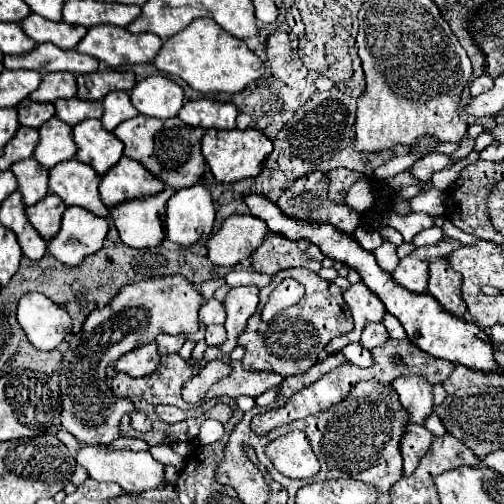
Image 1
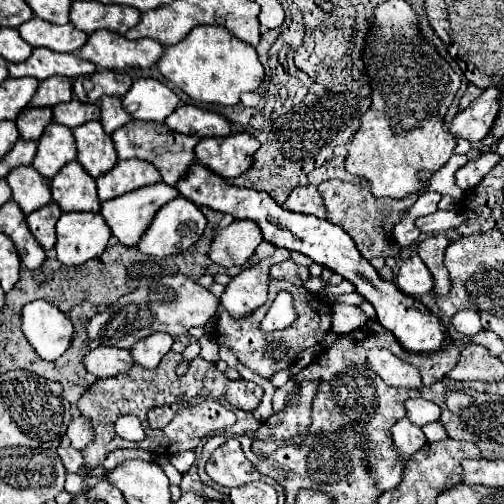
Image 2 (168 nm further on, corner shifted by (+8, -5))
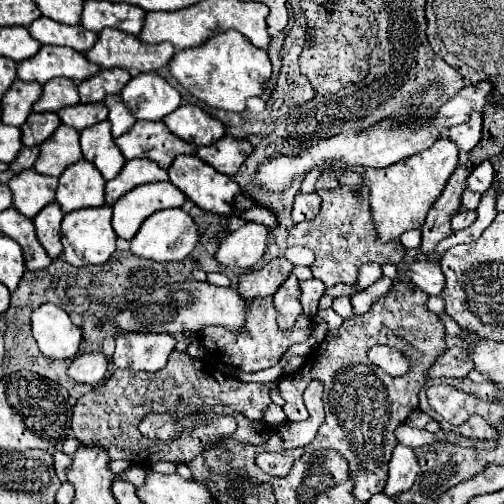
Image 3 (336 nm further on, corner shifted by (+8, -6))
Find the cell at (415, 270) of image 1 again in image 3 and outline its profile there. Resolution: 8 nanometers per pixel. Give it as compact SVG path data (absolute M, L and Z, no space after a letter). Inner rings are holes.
M412 262L408 278L426 294L440 294L444 290L444 274L436 262Z

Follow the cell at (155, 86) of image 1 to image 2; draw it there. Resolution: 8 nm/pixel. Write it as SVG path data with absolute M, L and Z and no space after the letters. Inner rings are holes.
M138 79L122 97L128 115L138 121L164 121L176 107L176 93L158 79Z

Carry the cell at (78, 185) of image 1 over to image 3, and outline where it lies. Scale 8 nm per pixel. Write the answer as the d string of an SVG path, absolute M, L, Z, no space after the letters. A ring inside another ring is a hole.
M78 160L68 166L60 176L60 186L56 190L56 202L62 206L62 212L68 214L80 208L94 208L104 204L104 184L106 180L88 164L88 160Z

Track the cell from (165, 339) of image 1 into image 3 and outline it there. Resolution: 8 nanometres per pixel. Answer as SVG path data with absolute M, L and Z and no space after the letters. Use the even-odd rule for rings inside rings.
M126 332L116 336L116 350L112 362L120 370L158 372L166 366L170 352L174 350L174 336L152 332Z

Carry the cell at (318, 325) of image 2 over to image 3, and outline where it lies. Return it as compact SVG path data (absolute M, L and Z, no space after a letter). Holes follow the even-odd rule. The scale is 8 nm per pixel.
M266 296L266 298L254 298L248 302L248 318L244 328L238 334L232 334L222 326L208 326L200 330L200 342L222 364L234 366L244 372L258 372L258 370L276 366L292 344L306 342L310 334L312 334L312 320L306 318L304 314L296 320L296 324L290 330L280 330L276 324L276 310L272 306L272 296Z

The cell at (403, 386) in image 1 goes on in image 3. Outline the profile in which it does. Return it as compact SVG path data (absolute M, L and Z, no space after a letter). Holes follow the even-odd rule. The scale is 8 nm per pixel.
M398 444L394 448L392 460L390 460L390 470L388 470L388 482L382 492L388 496L396 496L396 494L406 492L408 488L412 488L418 472L420 472L420 466L416 462L414 448Z

